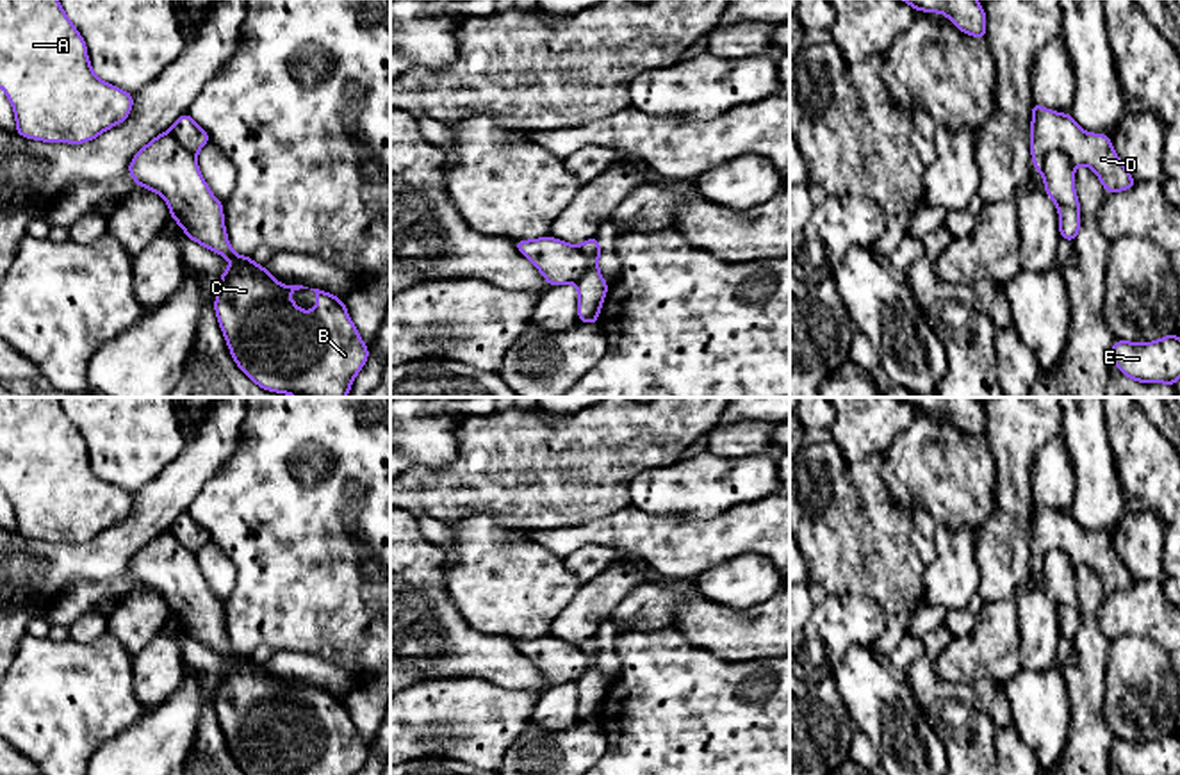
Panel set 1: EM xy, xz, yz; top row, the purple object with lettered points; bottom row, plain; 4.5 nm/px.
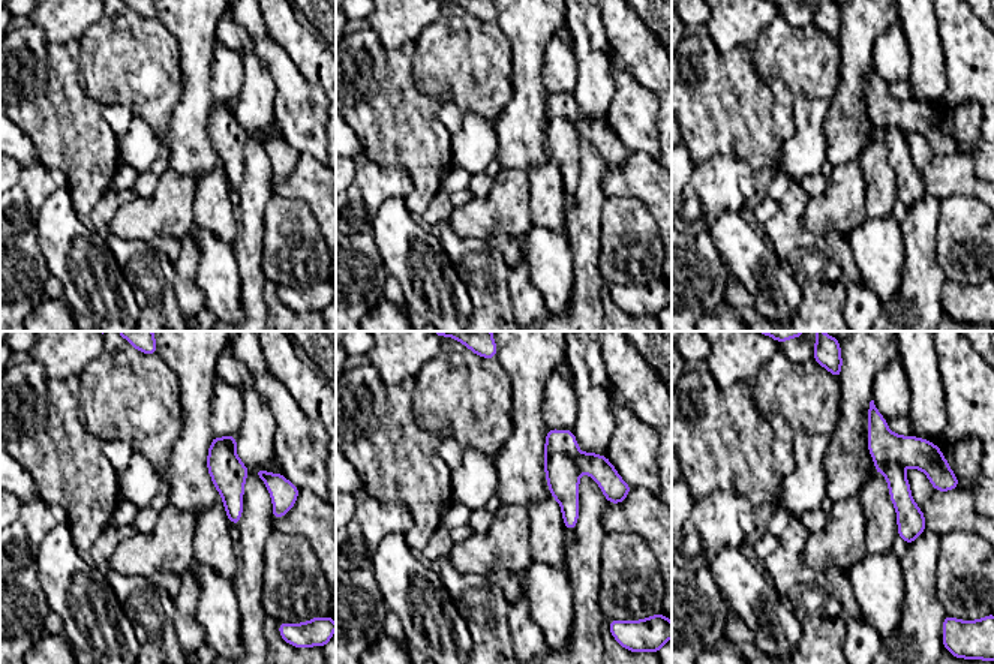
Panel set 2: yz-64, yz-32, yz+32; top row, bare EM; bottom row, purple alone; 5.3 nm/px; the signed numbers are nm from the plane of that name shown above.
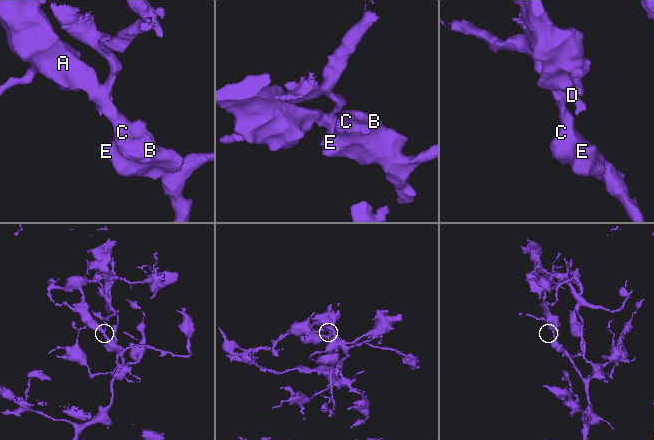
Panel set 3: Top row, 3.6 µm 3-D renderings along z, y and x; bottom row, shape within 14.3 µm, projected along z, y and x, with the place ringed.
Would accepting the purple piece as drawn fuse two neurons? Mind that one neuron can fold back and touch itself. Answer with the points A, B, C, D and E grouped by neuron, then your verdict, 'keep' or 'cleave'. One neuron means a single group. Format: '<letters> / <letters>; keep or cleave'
A B C E / D; cleave

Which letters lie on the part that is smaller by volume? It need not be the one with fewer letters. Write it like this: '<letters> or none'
D

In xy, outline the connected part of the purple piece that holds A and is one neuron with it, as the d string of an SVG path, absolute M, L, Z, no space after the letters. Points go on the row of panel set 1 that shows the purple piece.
M0 0L0 87L14 109L16 134L45 143L87 143L134 107L134 94L94 75L86 41L59 0Z

